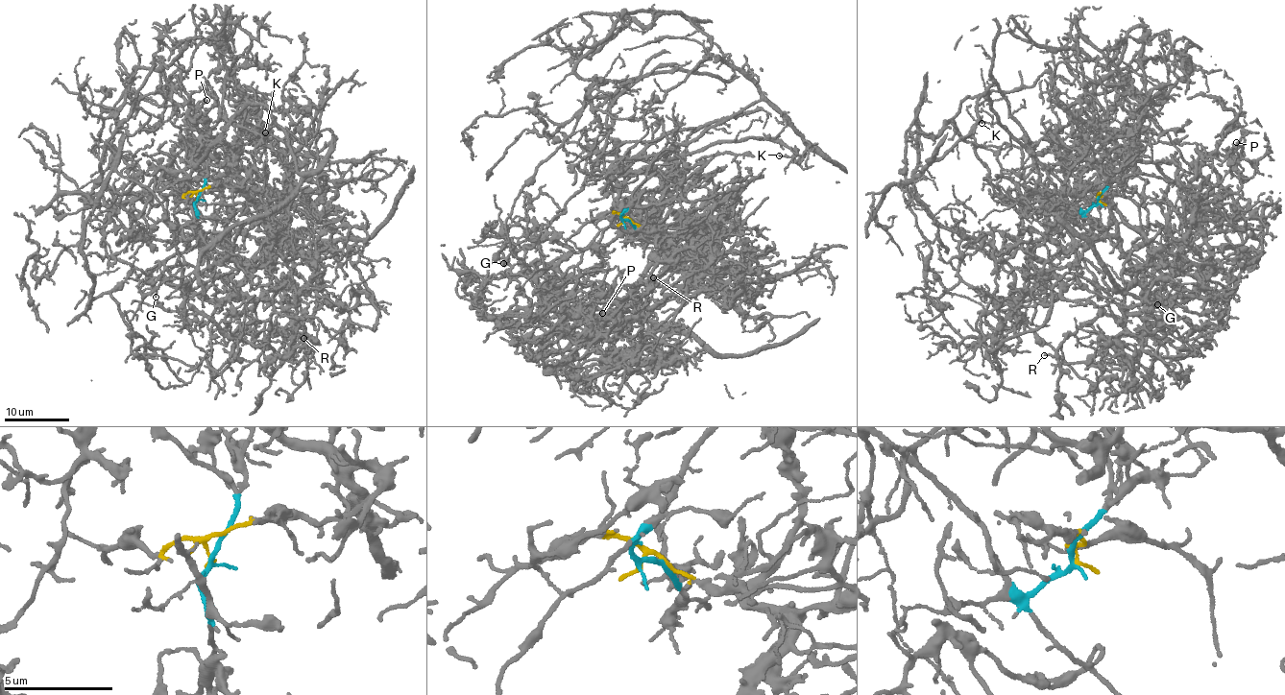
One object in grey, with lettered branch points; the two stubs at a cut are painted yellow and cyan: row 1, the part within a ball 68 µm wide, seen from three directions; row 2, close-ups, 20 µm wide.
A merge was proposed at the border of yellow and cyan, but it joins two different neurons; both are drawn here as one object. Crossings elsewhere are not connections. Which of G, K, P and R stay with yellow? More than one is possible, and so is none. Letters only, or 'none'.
G, P, R

